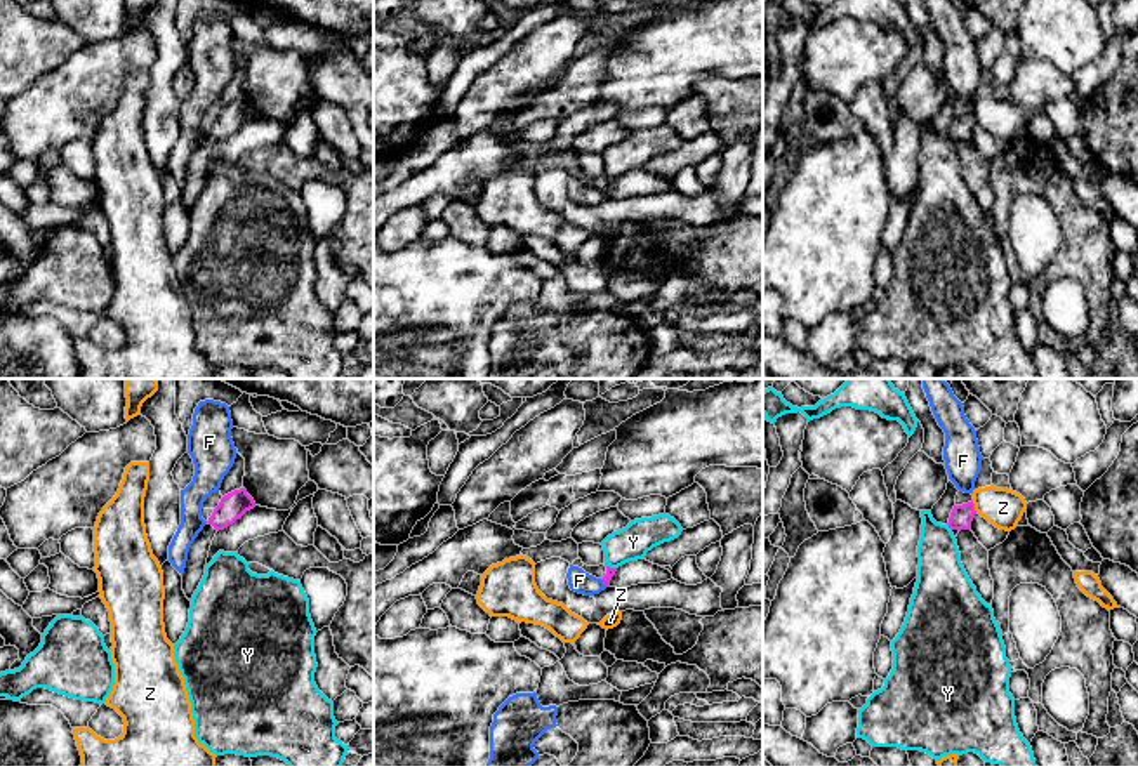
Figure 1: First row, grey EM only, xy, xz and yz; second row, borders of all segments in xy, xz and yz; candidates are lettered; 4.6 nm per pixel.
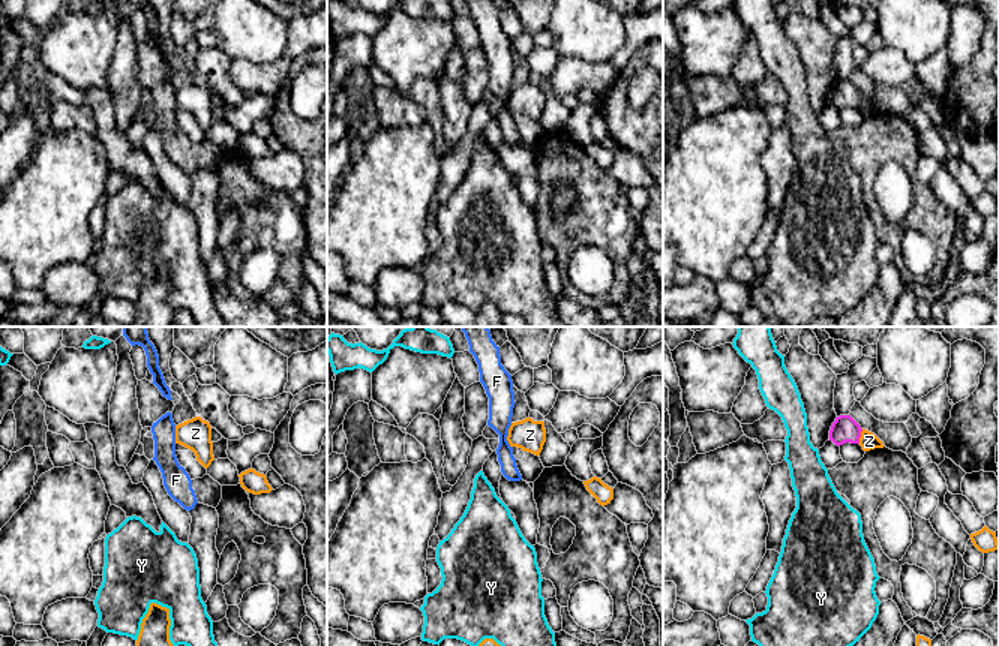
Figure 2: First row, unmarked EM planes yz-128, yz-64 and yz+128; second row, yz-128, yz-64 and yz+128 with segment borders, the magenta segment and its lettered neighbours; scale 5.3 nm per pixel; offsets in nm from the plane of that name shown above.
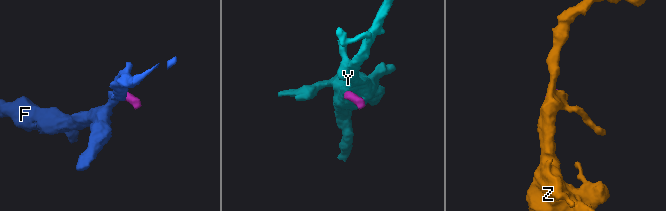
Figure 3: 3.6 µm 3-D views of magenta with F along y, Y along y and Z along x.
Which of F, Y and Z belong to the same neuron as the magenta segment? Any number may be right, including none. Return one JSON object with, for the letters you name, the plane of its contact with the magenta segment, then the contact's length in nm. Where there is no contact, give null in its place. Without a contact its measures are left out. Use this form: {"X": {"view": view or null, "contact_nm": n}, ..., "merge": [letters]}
{"merge": []}

